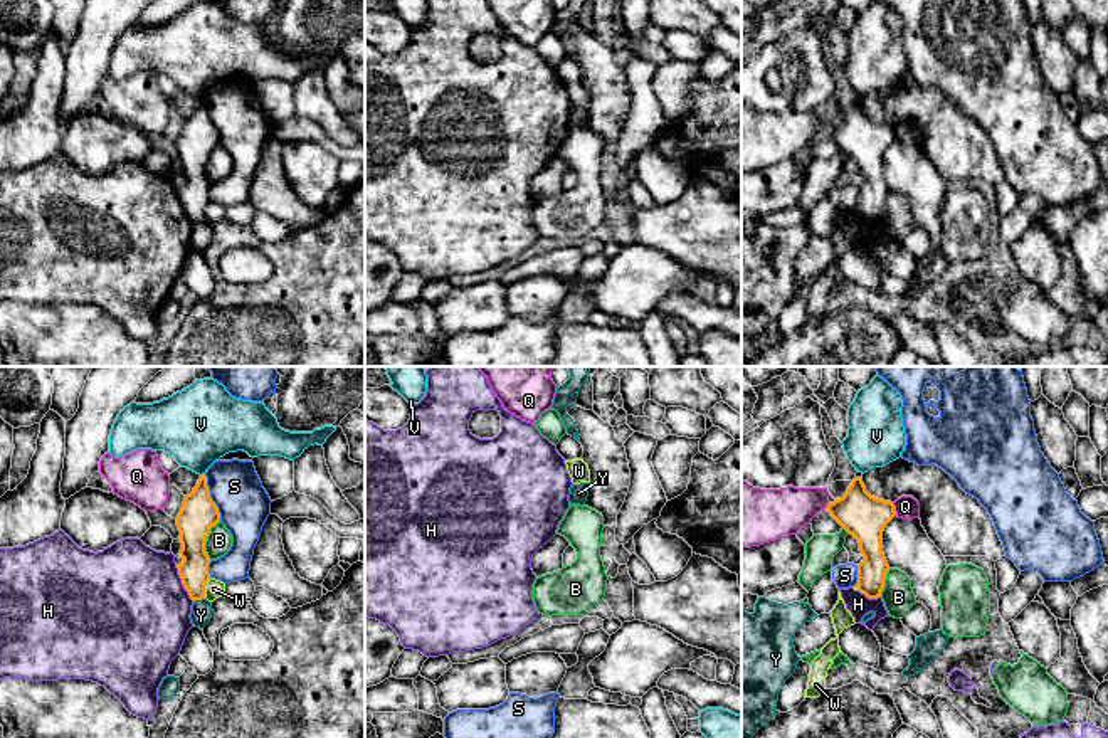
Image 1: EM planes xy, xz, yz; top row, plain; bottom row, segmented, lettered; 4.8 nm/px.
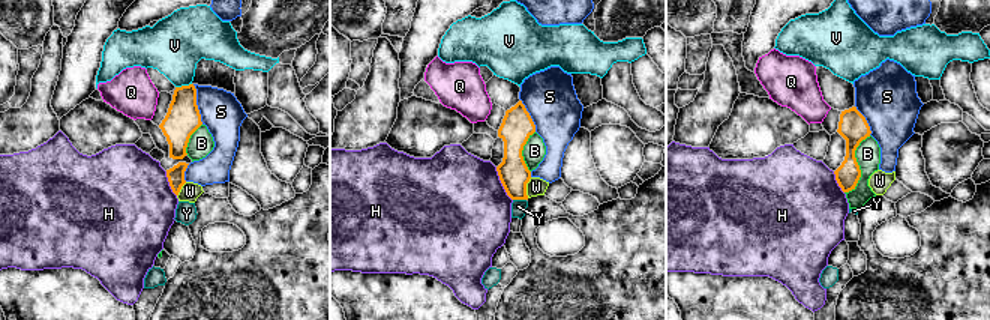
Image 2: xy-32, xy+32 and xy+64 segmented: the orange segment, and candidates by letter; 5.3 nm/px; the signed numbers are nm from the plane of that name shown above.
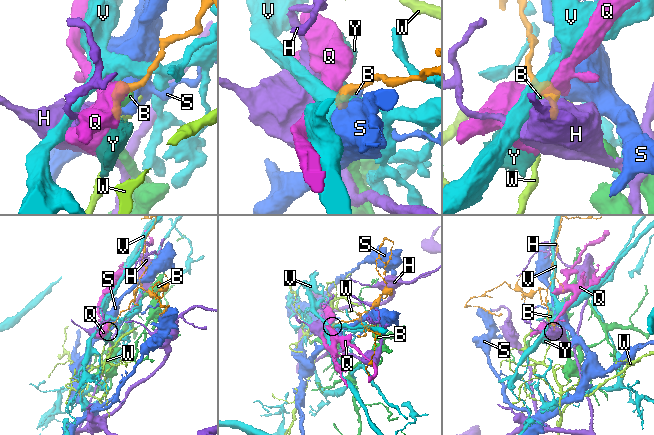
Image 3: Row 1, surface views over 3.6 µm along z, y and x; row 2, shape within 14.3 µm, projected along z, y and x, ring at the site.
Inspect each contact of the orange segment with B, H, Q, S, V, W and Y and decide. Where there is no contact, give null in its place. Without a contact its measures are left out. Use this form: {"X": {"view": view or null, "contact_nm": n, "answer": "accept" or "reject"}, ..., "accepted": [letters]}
{"B": {"view": "xy", "contact_nm": 200, "answer": "reject"}, "H": {"view": "xy", "contact_nm": 200, "answer": "reject"}, "Q": {"view": "yz", "contact_nm": 70, "answer": "reject"}, "S": {"view": "xy", "contact_nm": 240, "answer": "reject"}, "V": {"view": "xy", "contact_nm": 30, "answer": "reject"}, "W": {"view": "xy", "contact_nm": 100, "answer": "reject"}, "Y": {"view": "xy", "contact_nm": 60, "answer": "reject"}, "accepted": []}

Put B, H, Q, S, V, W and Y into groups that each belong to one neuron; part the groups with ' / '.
B / H / Q / S / V / W / Y

